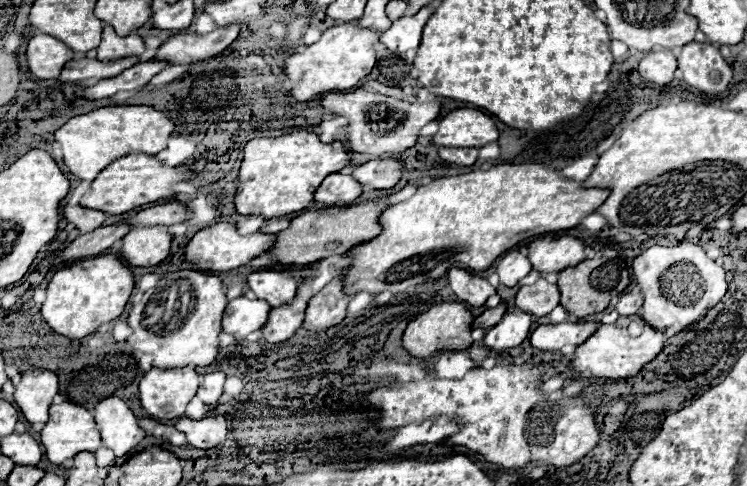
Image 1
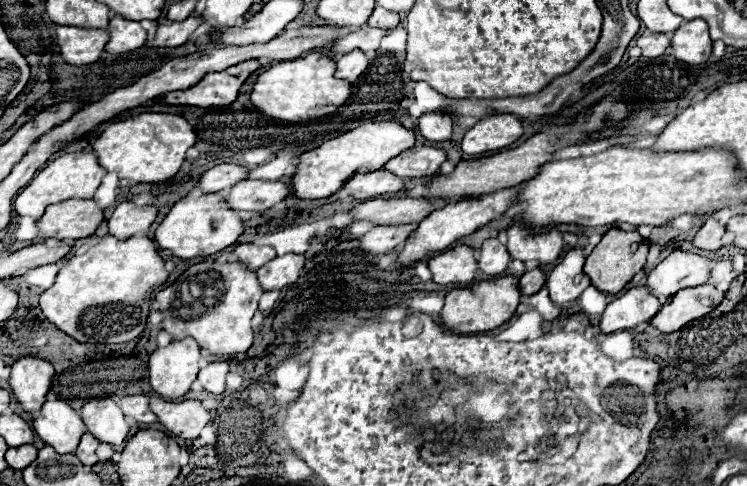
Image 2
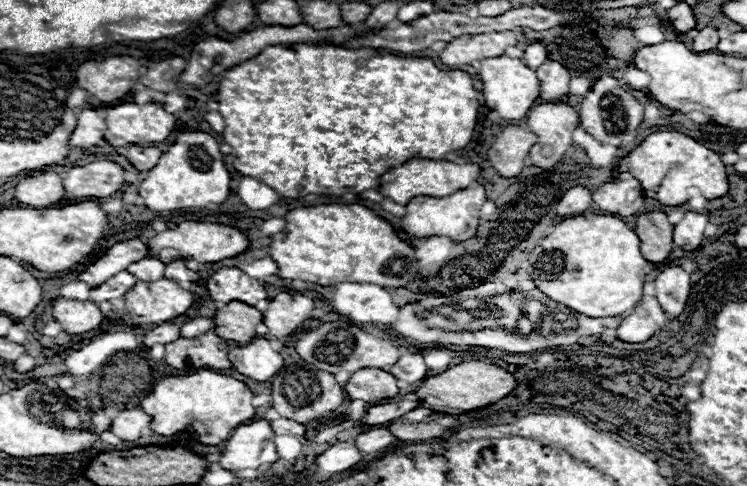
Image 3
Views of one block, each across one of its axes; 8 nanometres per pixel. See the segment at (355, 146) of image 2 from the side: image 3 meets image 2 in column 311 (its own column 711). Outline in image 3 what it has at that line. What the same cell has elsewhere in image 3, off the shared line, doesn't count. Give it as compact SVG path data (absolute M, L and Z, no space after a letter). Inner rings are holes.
M672 130L650 134L638 148L634 148L626 158L620 160L618 170L628 172L632 178L636 178L648 200L656 200L664 206L686 204L694 196L714 200L728 192L726 166L722 164L720 154L704 148L694 138Z

